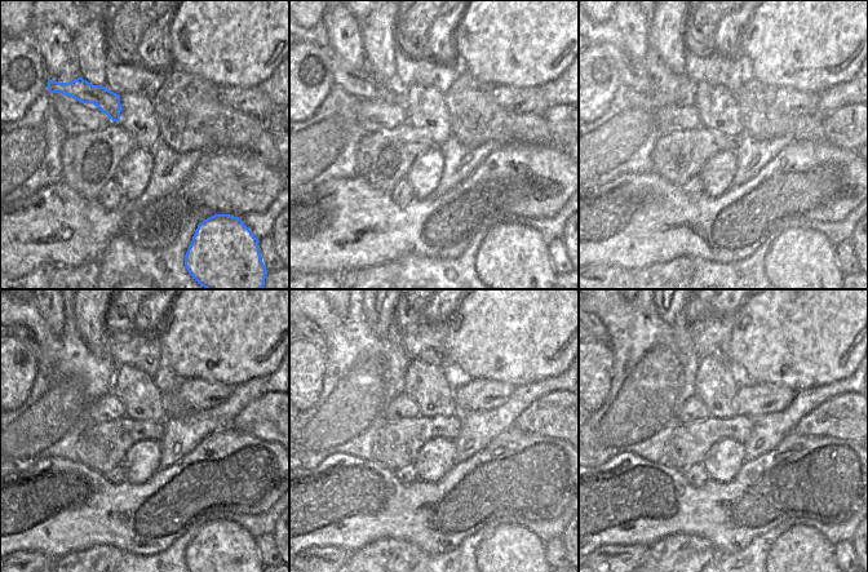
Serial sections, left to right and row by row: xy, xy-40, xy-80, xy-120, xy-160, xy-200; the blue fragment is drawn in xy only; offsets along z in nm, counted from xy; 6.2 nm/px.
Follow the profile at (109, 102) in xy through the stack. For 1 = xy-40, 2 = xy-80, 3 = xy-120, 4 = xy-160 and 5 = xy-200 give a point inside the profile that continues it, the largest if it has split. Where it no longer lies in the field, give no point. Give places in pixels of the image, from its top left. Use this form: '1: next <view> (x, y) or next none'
1: next xy-40 (359, 83)
2: next xy-80 (632, 72)
3: next xy-120 (26, 336)
4: next xy-160 (315, 336)
5: next xy-200 (605, 335)

